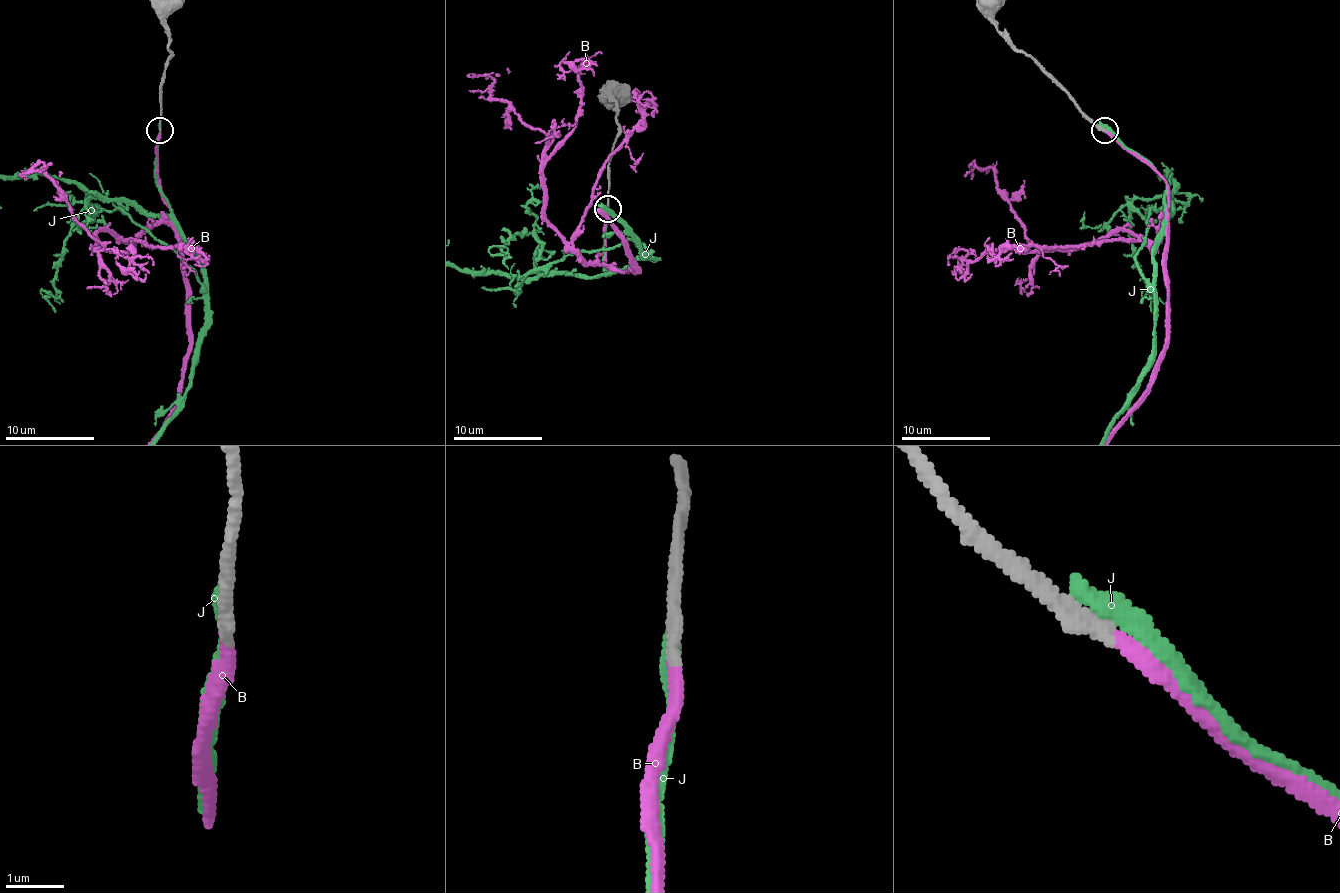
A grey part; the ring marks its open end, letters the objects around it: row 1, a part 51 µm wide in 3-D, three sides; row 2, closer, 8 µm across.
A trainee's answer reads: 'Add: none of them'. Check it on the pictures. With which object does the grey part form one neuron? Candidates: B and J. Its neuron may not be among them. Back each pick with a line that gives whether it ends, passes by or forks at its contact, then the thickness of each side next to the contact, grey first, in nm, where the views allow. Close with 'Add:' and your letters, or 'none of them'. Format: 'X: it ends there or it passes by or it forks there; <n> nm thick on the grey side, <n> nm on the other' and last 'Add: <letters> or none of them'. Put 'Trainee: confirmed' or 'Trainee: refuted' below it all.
B: it ends there; 240 nm thick on the grey side, 200 nm on the other
Add: B
Trainee: refuted

